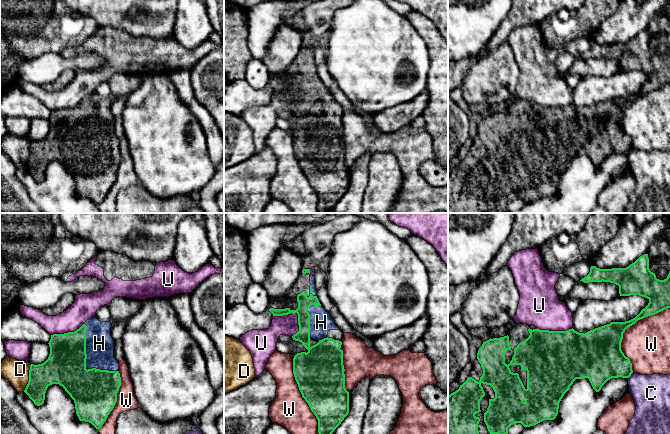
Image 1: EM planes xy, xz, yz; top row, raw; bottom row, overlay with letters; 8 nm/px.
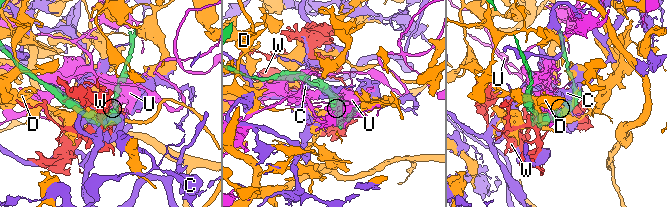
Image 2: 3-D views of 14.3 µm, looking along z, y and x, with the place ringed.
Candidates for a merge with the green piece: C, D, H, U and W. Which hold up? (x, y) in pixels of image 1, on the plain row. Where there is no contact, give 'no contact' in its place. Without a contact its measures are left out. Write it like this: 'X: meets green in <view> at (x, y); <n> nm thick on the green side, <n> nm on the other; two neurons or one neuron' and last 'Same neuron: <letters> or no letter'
C: meets green in yz at (630, 151); 320 nm thick on the green side, 300 nm on the other; two neurons
D: meets green in xy at (29, 154); 240 nm thick on the green side, 190 nm on the other; two neurons
H: meets green in xy at (85, 138); 360 nm thick on the green side, 220 nm on the other; one neuron
U: meets green in xz at (293, 89); 110 nm thick on the green side, 160 nm on the other; two neurons
W: meets green in yz at (626, 104); 300 nm thick on the green side, 380 nm on the other; two neurons
Same neuron: H

